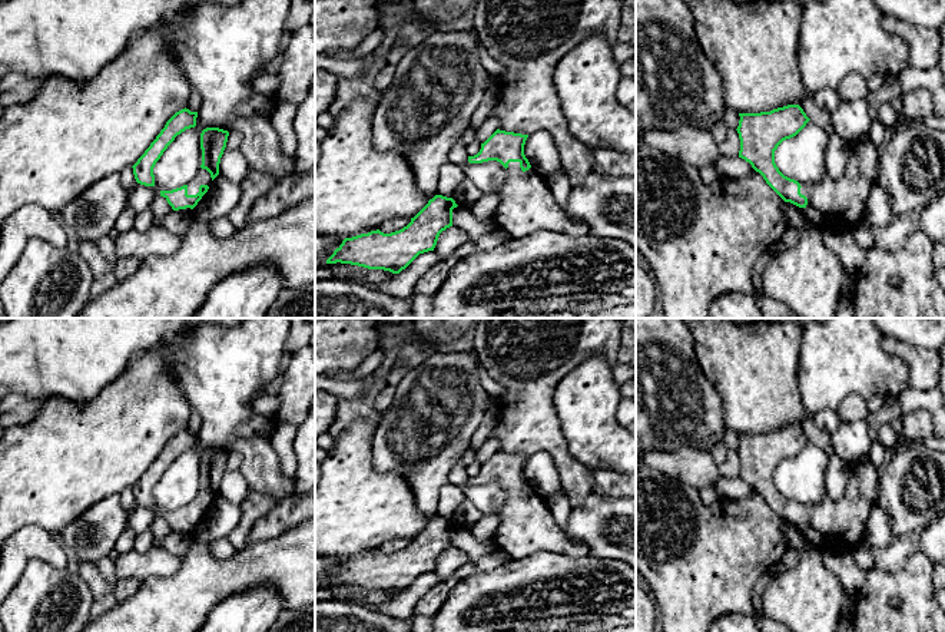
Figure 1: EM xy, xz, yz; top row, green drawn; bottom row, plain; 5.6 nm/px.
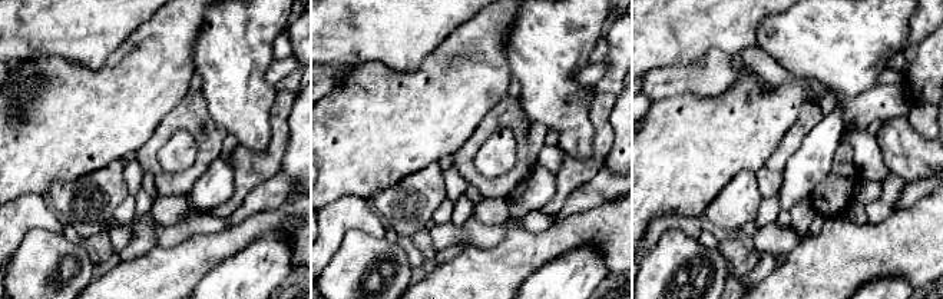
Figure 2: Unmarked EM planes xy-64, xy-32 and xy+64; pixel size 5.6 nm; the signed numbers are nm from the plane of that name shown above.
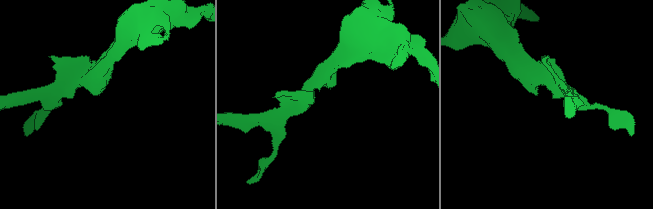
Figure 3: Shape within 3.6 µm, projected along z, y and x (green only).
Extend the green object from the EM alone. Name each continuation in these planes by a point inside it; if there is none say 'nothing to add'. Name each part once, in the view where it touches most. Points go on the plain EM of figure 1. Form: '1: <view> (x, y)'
1: xy (204, 498)

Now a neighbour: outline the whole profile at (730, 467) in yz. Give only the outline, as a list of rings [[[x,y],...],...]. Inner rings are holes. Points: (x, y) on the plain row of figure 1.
[[[735,450],[727,451],[726,461],[719,466],[719,471],[723,477],[739,479],[740,460],[737,451]]]

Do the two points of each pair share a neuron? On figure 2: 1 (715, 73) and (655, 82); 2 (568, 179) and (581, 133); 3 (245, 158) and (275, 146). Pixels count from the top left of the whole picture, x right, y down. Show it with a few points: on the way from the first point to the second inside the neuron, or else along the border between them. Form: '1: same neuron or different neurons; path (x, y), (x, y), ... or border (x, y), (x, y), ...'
1: same neuron; path (701, 77), (669, 80)
2: different neurons; border (594, 130), (594, 153), (589, 158), (565, 155)
3: same neuron; path (252, 158), (265, 158), (270, 153)

